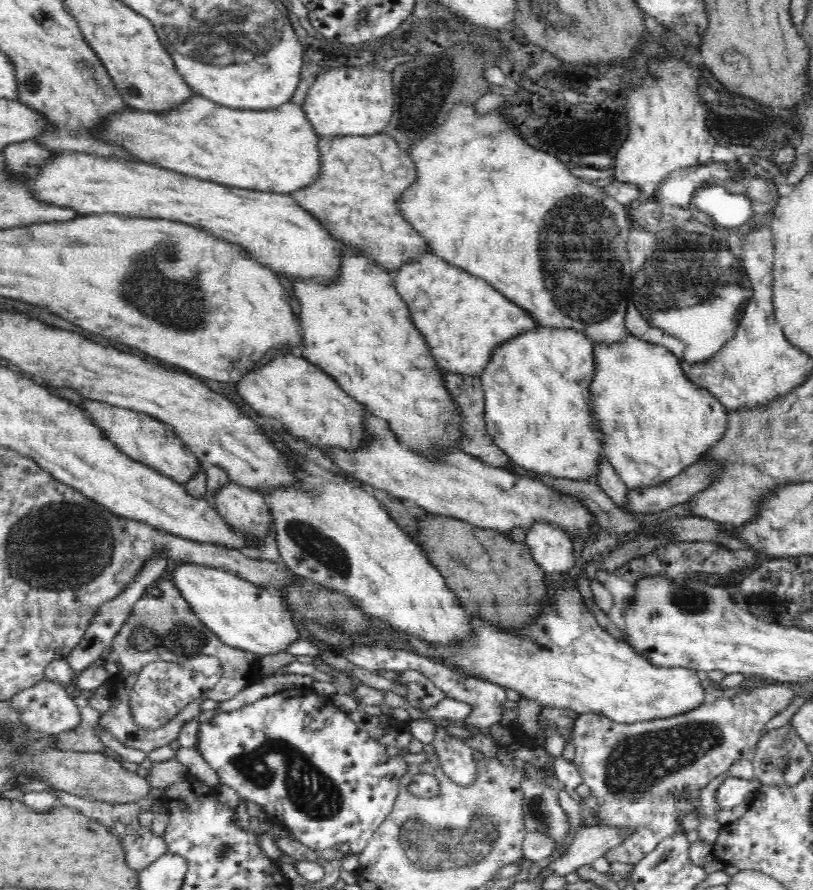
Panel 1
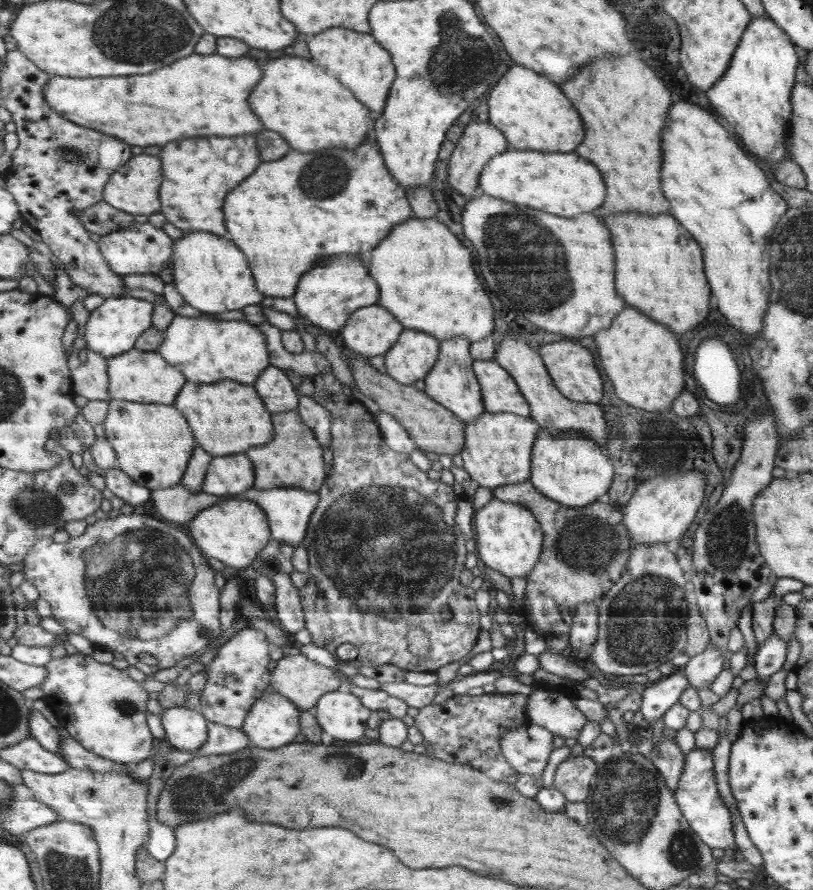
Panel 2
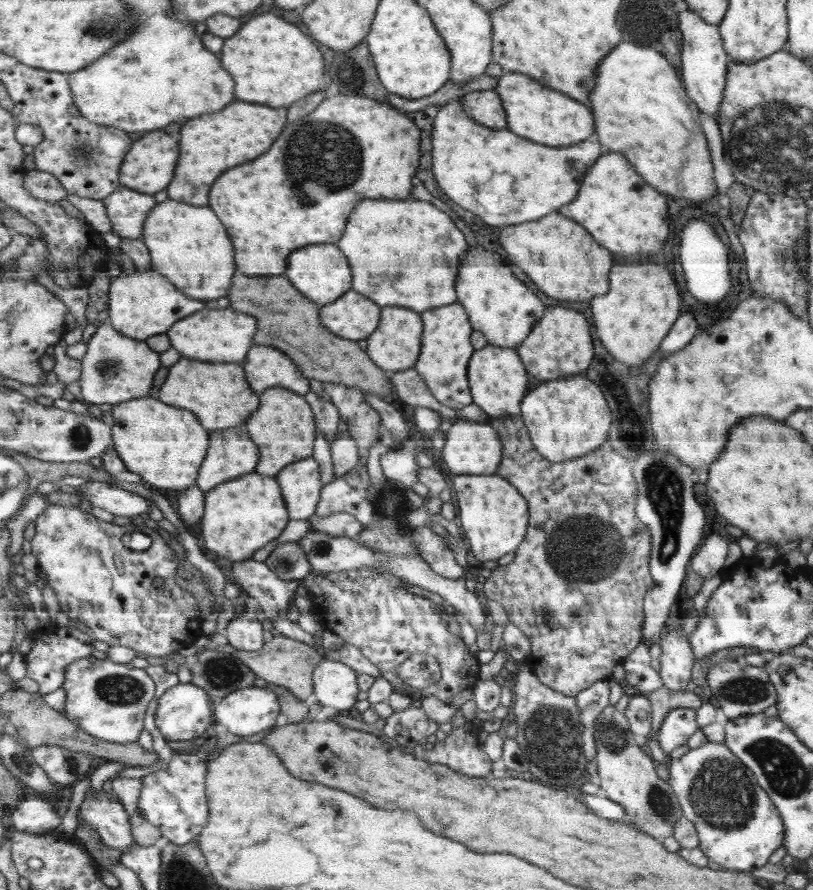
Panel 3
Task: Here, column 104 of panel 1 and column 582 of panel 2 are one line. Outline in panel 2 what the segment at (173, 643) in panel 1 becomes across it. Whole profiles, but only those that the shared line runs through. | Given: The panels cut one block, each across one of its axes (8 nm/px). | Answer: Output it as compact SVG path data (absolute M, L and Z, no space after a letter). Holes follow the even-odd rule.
M536 683L534 697L527 705L527 716L530 723L543 726L552 734L559 734L564 739L577 739L587 722L584 714L575 707L572 690L566 685L553 686L552 684Z

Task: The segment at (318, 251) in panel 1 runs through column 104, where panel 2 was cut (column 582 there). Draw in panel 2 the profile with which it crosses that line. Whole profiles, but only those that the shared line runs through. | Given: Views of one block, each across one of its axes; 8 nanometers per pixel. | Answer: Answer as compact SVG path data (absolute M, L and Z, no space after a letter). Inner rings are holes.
M508 150L490 159L479 178L484 194L508 202L526 204L544 212L574 218L596 210L606 198L606 186L600 170L574 152L550 154L532 150Z

